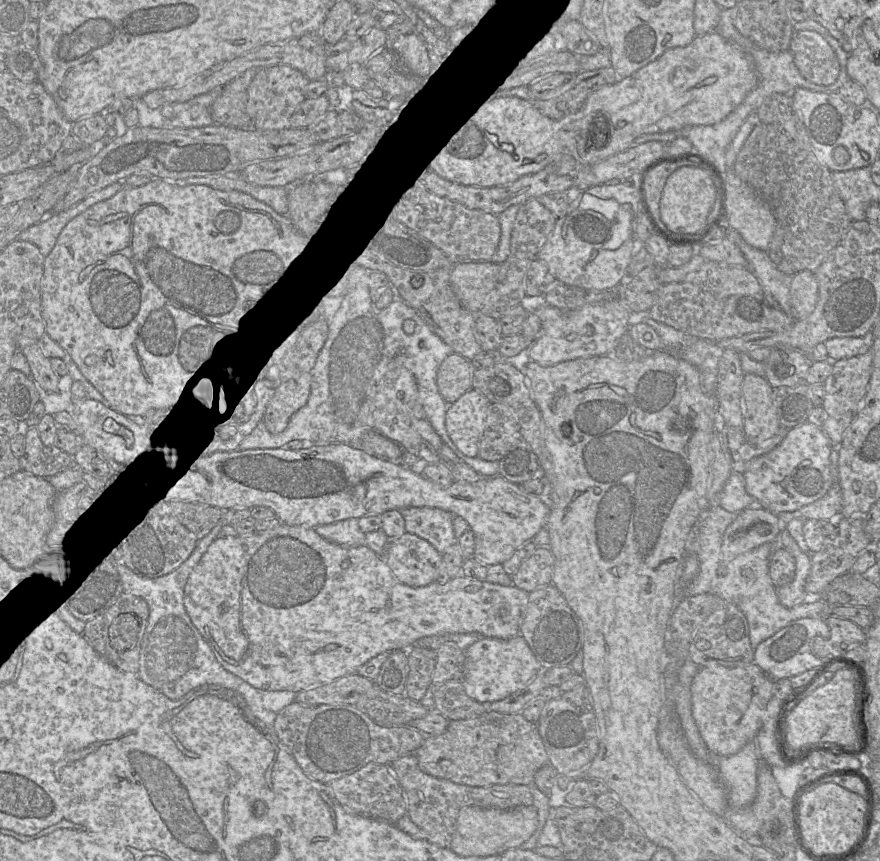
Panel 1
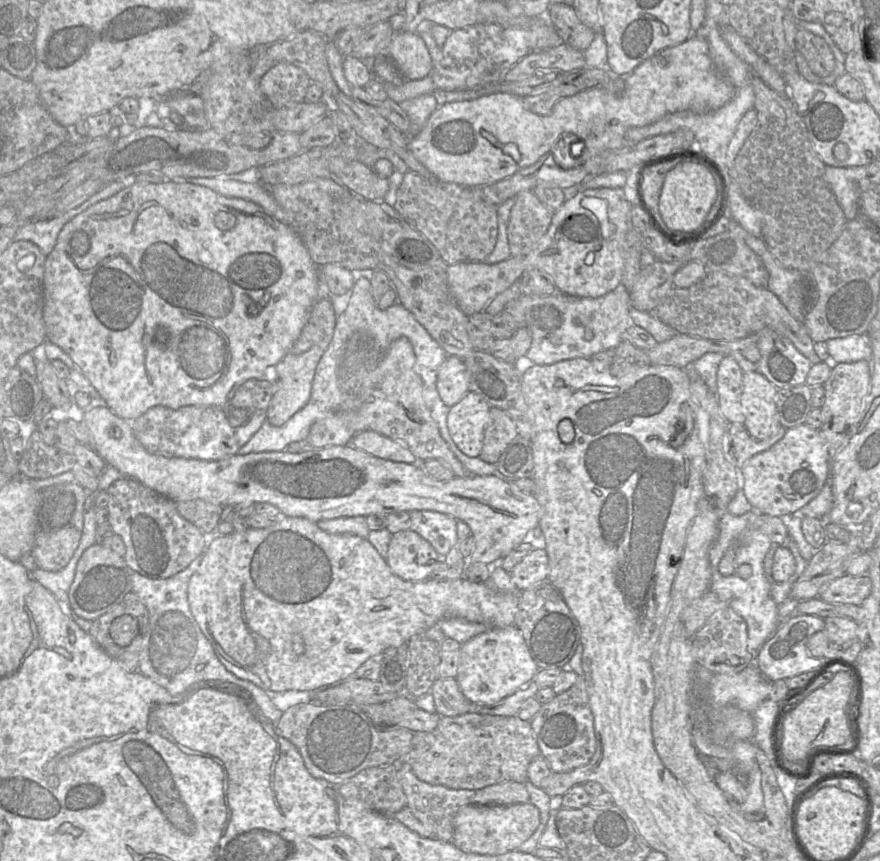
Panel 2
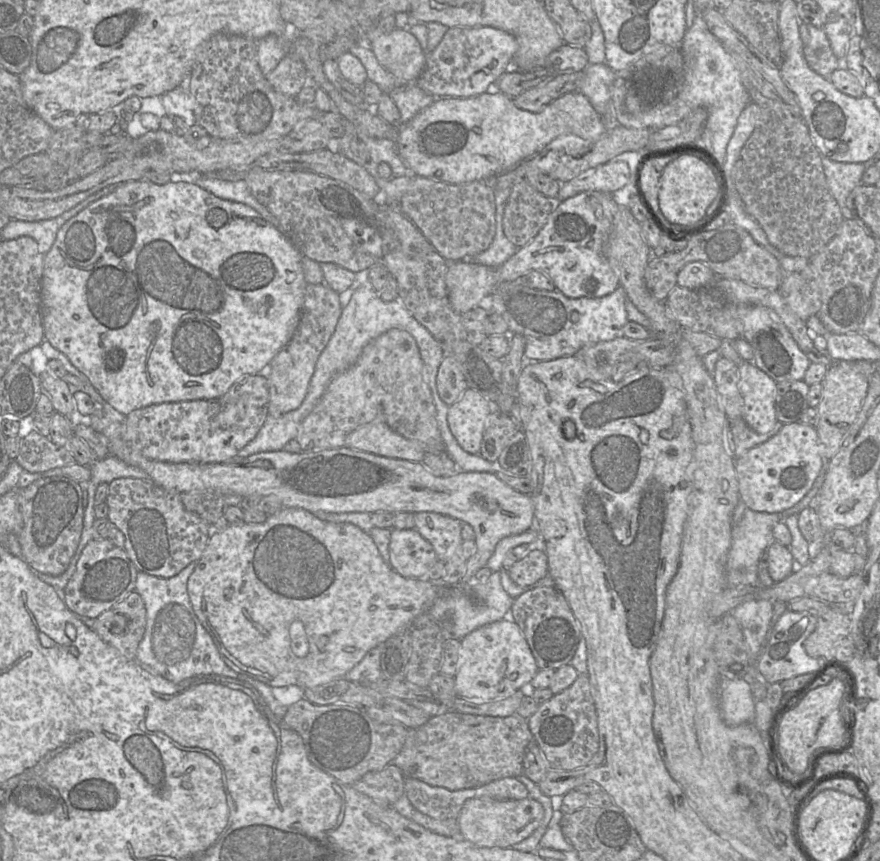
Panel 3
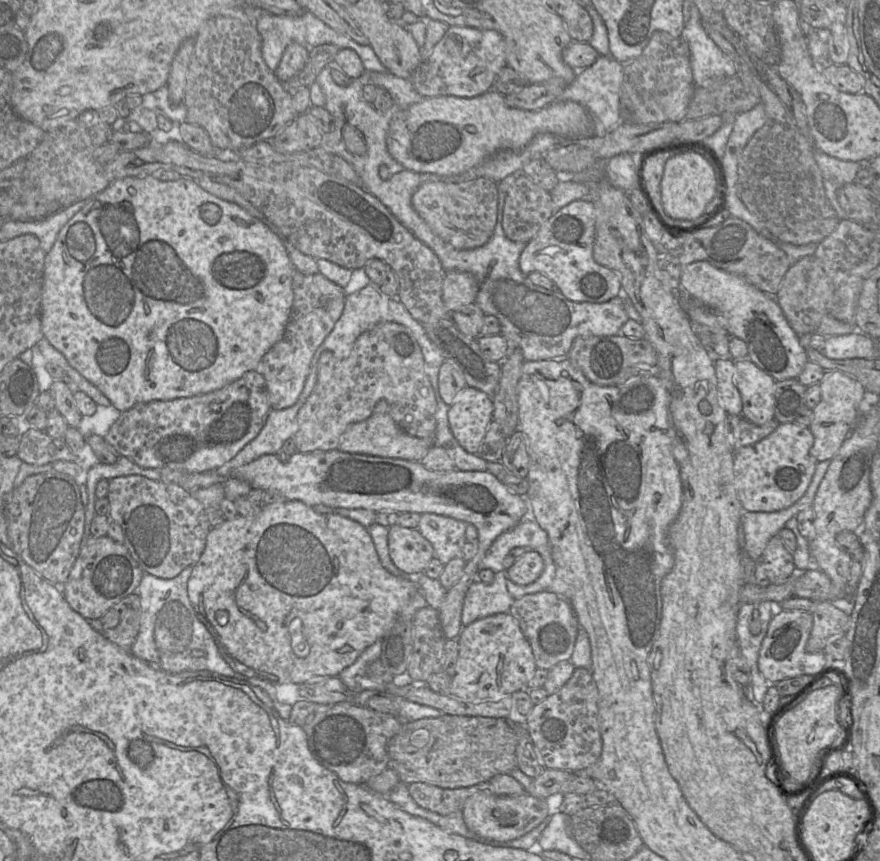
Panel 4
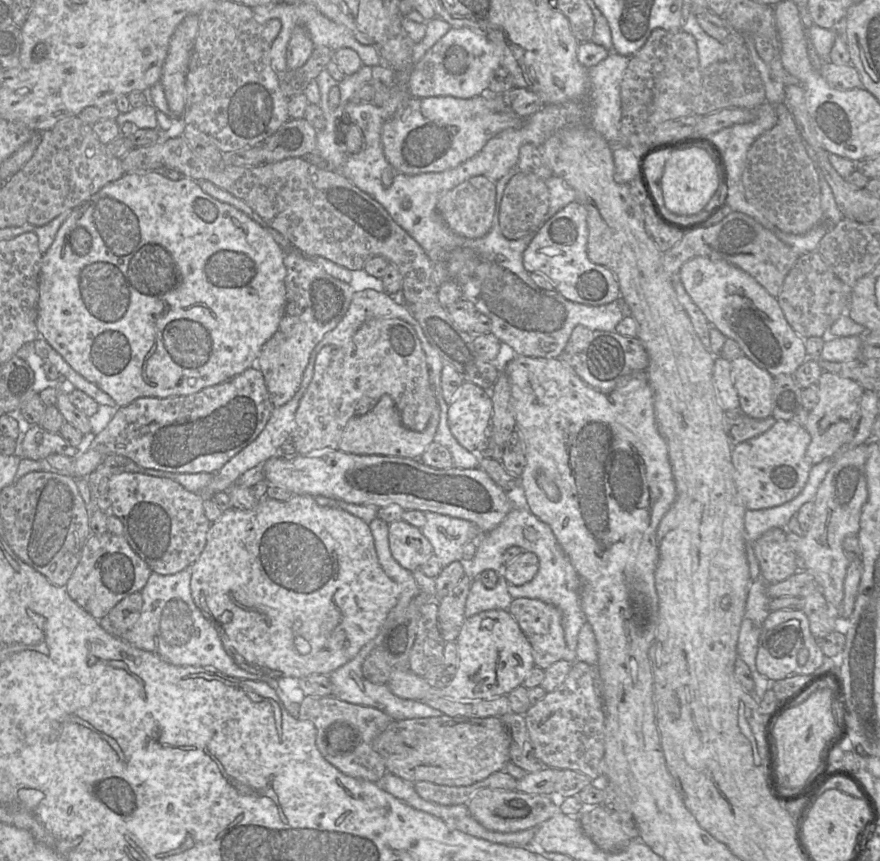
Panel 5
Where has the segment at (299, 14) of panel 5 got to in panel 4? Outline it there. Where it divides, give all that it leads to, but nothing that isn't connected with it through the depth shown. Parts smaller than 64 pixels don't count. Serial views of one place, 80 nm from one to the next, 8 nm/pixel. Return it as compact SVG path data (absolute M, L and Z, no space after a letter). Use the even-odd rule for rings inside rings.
M304 10L300 15L296 16L274 15L264 11L260 14L256 27L262 39L263 59L273 72L279 65L285 48L293 42L304 45L307 48L314 48L323 44L333 44L340 49L350 48L359 55L366 71L387 72L386 67L381 63L370 45L361 45L350 37L337 32L309 11Z

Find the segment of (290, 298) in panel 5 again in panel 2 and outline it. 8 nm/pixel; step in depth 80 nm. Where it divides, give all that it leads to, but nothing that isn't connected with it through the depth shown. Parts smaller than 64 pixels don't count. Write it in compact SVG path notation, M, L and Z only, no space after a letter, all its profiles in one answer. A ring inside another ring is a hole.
M324 291L312 306L309 319L291 349L275 366L274 393L267 410L266 420L275 427L285 424L310 399L316 367L327 349L334 332L336 315Z

